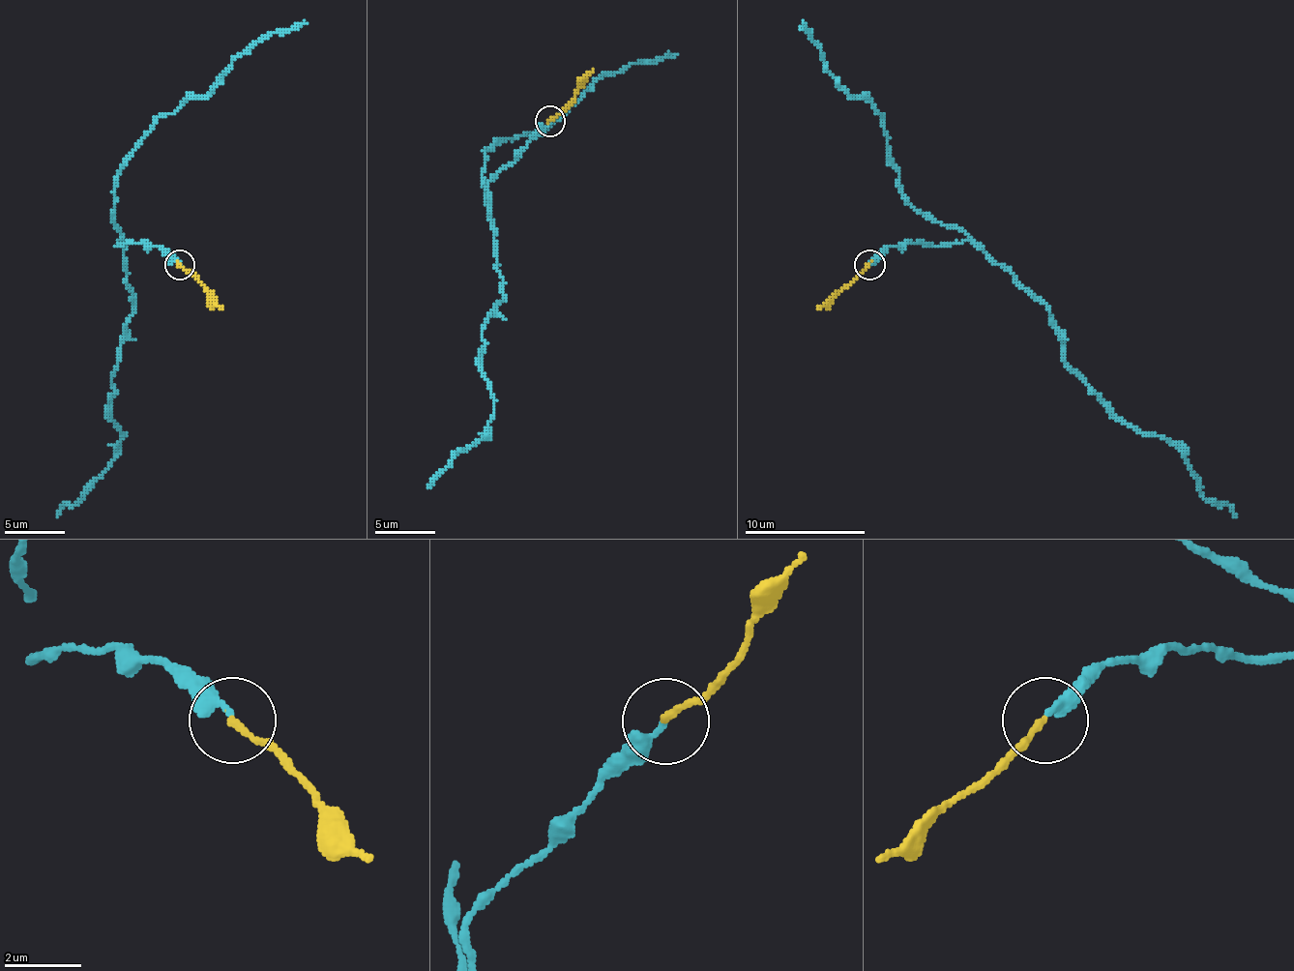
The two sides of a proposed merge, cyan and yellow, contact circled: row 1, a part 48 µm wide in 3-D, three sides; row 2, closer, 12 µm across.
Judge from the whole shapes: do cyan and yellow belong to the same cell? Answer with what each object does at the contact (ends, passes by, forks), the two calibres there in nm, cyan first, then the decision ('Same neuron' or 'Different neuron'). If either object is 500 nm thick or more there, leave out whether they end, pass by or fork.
At the ring cyan ends. At the ring yellow ends. Thickness 240 nm (cyan) against 180 nm. Same neuron

